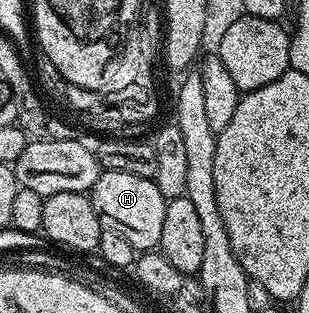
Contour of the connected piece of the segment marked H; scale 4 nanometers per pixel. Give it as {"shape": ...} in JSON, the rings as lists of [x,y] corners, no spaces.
{"shape":[[[102,170],[93,186],[91,198],[104,230],[119,233],[119,237],[127,237],[127,241],[131,241],[138,252],[145,251],[141,253],[160,248],[167,200],[163,193],[159,193],[152,179],[135,177],[135,173]]]}

